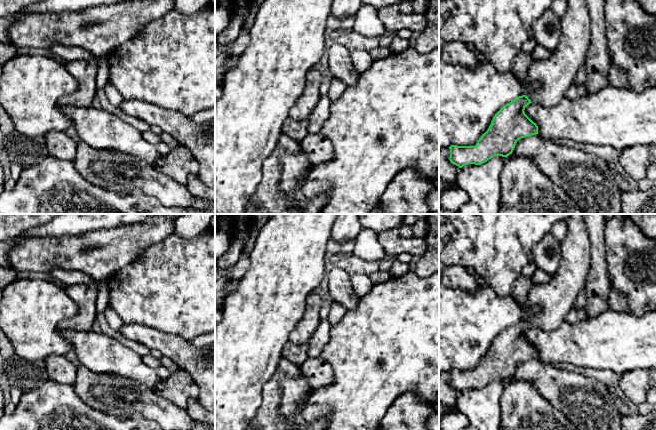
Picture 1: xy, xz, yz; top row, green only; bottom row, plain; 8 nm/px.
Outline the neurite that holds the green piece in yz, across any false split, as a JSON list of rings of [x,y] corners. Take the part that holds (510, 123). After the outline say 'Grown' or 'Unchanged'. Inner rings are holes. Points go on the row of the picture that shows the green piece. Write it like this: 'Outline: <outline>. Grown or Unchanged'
Outline: [[[567,0],[567,3],[567,13],[561,20],[562,35],[558,45],[547,60],[533,60],[524,79],[526,85],[538,82],[541,86],[528,95],[519,96],[504,105],[495,114],[488,130],[479,138],[475,146],[451,145],[449,160],[452,164],[462,168],[469,164],[483,164],[495,156],[509,156],[519,139],[538,134],[538,126],[525,114],[525,107],[530,103],[552,107],[565,98],[566,92],[573,85],[577,71],[585,65],[591,29],[586,0]]]. Grown

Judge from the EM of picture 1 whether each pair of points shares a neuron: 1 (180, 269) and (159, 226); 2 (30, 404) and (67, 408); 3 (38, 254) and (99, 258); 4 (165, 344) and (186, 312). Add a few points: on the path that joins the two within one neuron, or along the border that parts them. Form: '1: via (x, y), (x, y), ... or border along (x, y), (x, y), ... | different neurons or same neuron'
1: border along (173, 233), (151, 244), (144, 250) | different neurons
2: via (39, 408), (58, 408) | same neuron
3: via (53, 254), (84, 255) | same neuron
4: border along (149, 327), (167, 333), (175, 333), (189, 340) | different neurons

